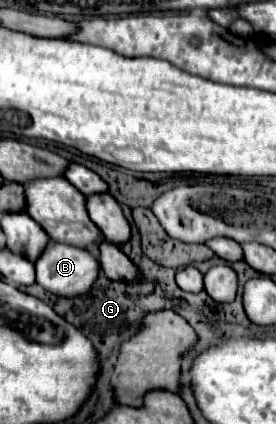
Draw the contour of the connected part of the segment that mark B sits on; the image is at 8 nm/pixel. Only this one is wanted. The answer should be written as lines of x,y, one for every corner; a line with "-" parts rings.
50,239
46,249
42,251
42,255
36,259
36,283
40,283
50,293
72,297
72,295
90,291
90,287
98,275
98,269
100,269
98,261
86,249
66,245
66,243
56,243

